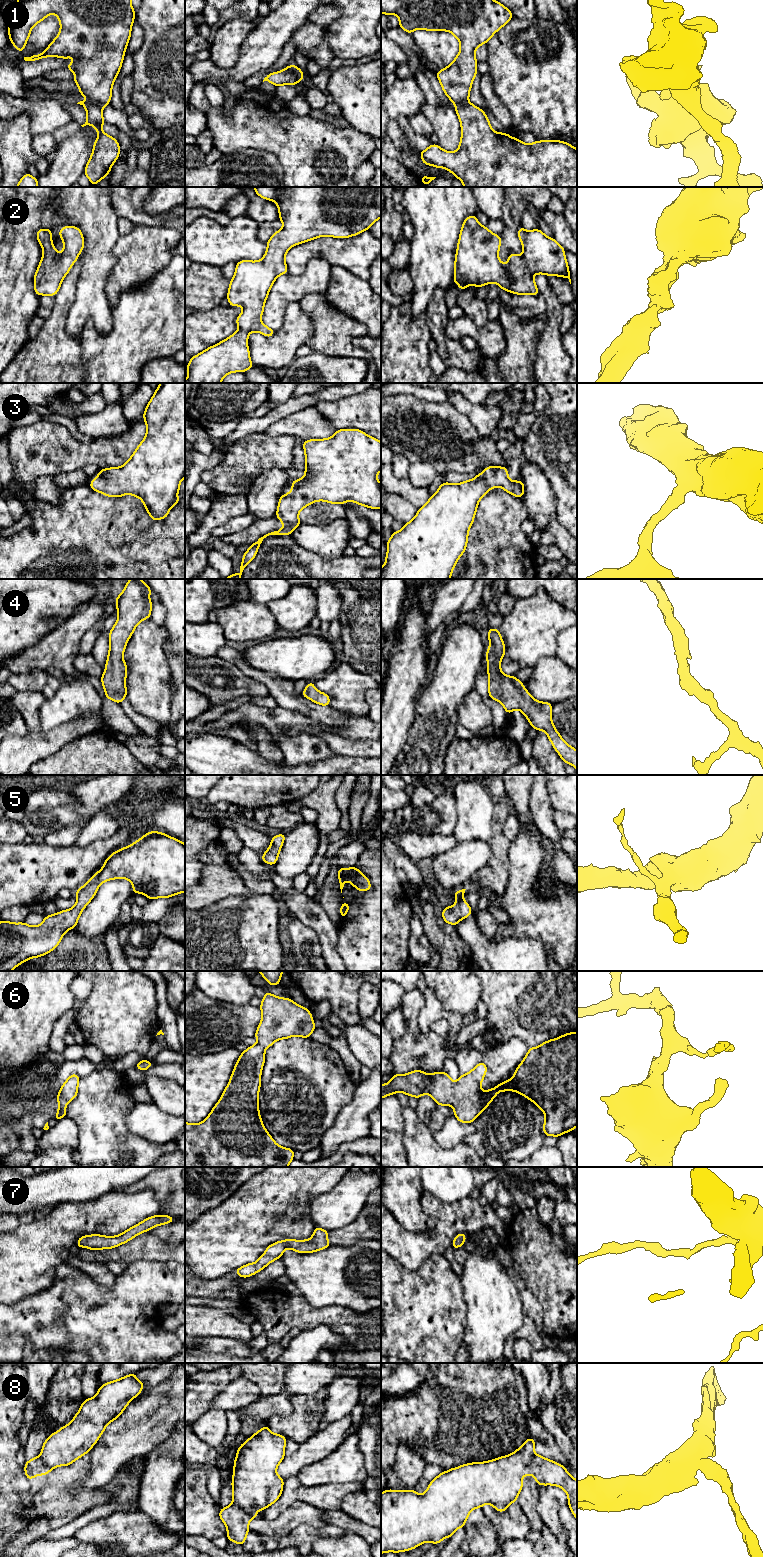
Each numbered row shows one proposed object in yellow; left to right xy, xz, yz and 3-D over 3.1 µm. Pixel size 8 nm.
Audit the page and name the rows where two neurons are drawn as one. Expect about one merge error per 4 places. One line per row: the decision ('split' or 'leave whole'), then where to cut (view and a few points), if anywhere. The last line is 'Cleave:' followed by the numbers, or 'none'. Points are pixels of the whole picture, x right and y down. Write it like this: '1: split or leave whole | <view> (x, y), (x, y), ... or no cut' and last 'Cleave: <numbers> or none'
1: split | xz (290, 65), (301, 79)
2: leave whole | no cut
3: leave whole | no cut
4: leave whole | no cut
5: leave whole | no cut
6: leave whole | no cut
7: leave whole | no cut
8: leave whole | no cut
Cleave: 1

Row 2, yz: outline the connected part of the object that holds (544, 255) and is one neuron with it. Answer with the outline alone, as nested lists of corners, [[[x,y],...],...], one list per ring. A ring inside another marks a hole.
[[[475,215],[472,216],[468,216],[462,225],[461,231],[460,231],[460,236],[459,236],[459,240],[458,240],[458,245],[457,245],[457,252],[455,255],[455,264],[454,264],[454,279],[453,279],[453,283],[457,283],[459,285],[460,291],[464,290],[465,288],[467,288],[469,285],[473,284],[476,288],[479,288],[483,285],[487,285],[489,283],[496,283],[500,286],[500,288],[502,290],[508,291],[510,293],[514,293],[514,294],[518,294],[518,295],[526,295],[526,294],[530,294],[530,295],[534,295],[537,296],[539,295],[539,291],[538,288],[536,286],[536,283],[533,279],[533,275],[534,274],[546,274],[547,276],[560,276],[560,277],[565,277],[569,279],[569,282],[571,284],[571,279],[570,279],[570,272],[569,272],[569,268],[568,268],[568,262],[566,260],[565,257],[565,250],[564,248],[554,239],[554,238],[550,238],[547,237],[540,229],[534,229],[534,230],[530,230],[527,231],[525,230],[523,227],[520,227],[518,229],[518,237],[522,243],[522,247],[523,247],[523,255],[518,255],[515,253],[511,253],[508,256],[508,260],[507,260],[507,265],[505,266],[499,259],[498,257],[498,252],[500,250],[500,245],[501,245],[501,236],[493,234],[486,226],[482,226]]]

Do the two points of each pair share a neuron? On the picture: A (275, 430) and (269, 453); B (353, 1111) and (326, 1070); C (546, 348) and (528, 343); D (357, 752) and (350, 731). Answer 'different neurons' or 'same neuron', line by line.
A: different neurons
B: different neurons
C: different neurons
D: different neurons

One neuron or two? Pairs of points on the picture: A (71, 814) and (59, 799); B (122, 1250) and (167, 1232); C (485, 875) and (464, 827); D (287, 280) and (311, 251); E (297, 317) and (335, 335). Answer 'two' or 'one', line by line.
A: one
B: two
C: two
D: two
E: two

